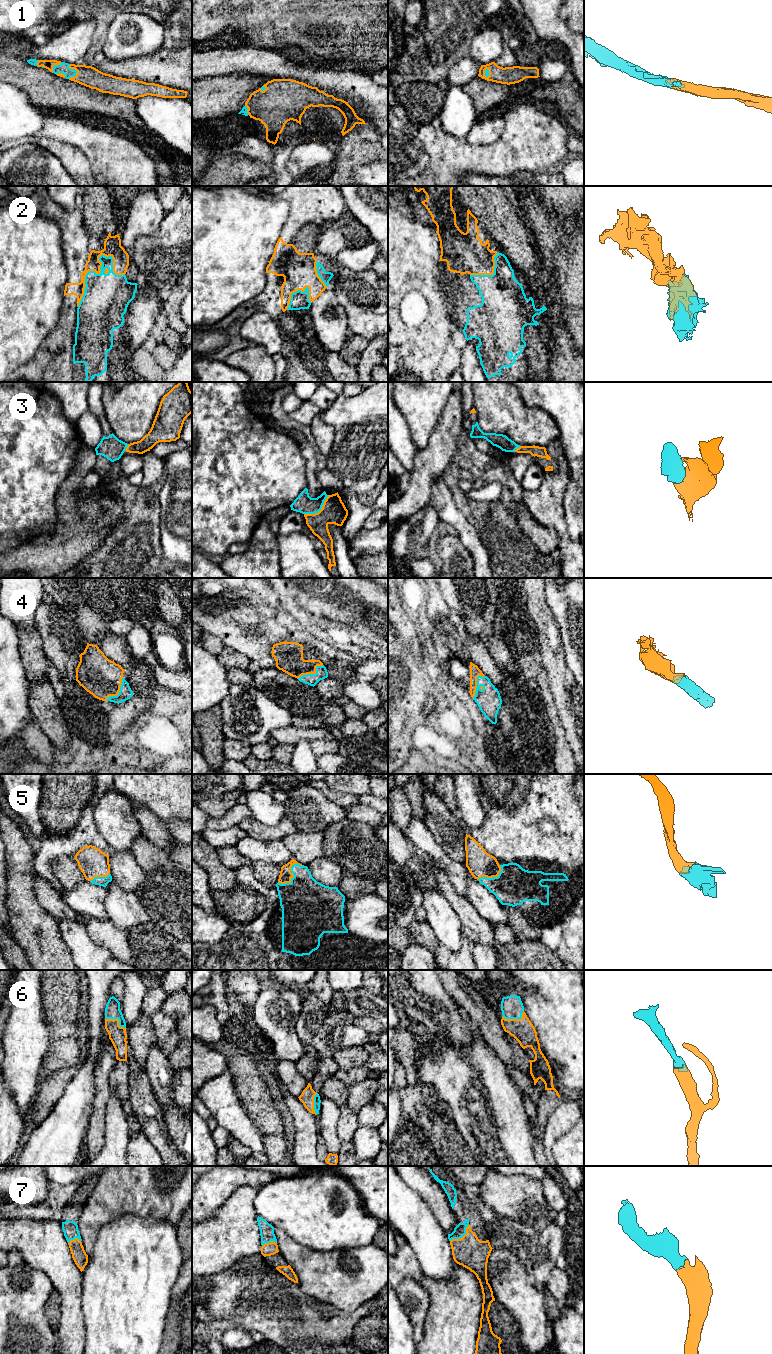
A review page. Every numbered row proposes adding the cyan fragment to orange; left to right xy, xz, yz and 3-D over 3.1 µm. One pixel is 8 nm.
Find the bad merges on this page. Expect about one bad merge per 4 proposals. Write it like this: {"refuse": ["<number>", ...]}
{"refuse": []}

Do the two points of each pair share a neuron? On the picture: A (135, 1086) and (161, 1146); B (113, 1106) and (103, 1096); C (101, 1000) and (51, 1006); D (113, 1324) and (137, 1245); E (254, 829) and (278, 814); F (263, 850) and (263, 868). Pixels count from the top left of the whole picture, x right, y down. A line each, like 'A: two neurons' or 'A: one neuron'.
A: one neuron
B: two neurons
C: two neurons
D: one neuron
E: two neurons
F: two neurons

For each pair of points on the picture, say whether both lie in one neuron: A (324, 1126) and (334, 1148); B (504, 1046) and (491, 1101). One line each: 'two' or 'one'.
A: one
B: two

